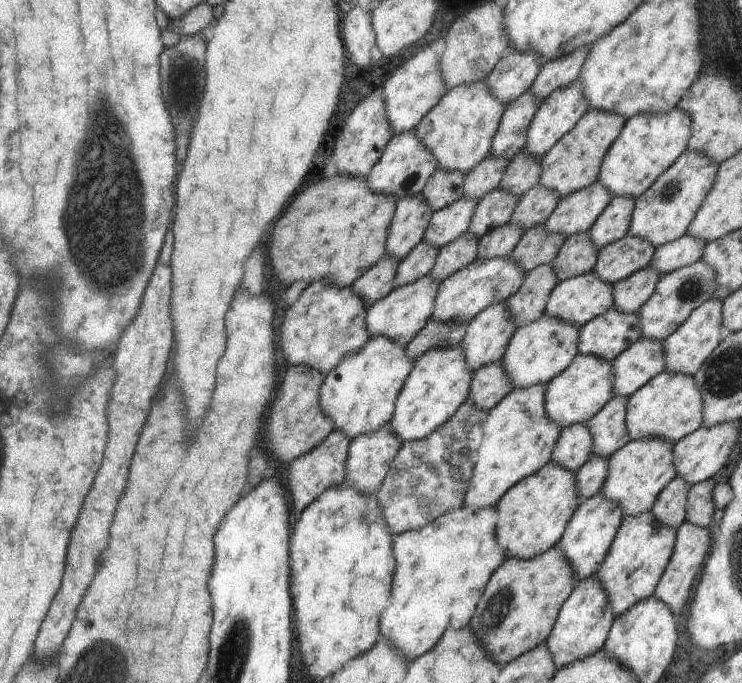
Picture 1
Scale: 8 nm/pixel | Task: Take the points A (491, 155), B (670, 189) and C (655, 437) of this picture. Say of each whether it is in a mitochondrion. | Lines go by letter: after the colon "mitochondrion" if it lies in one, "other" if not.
A: other
B: mitochondrion
C: other

